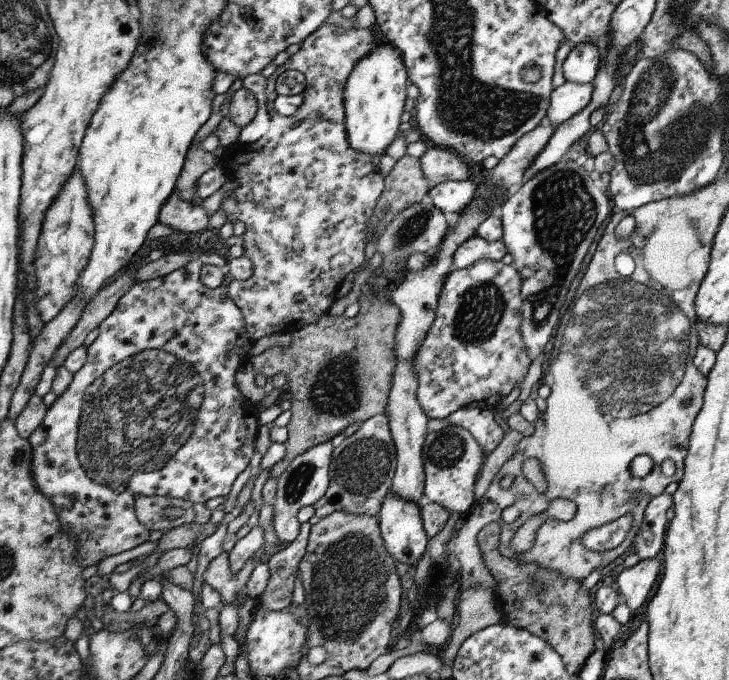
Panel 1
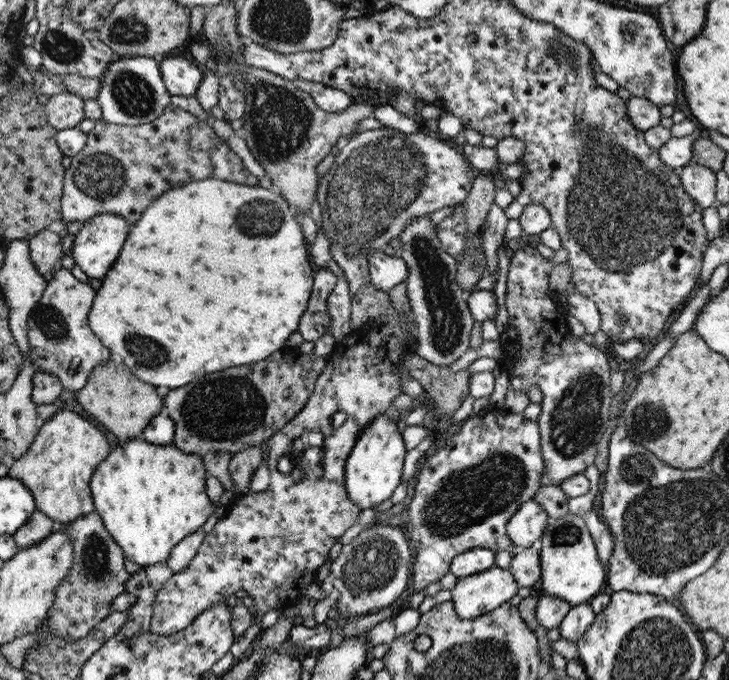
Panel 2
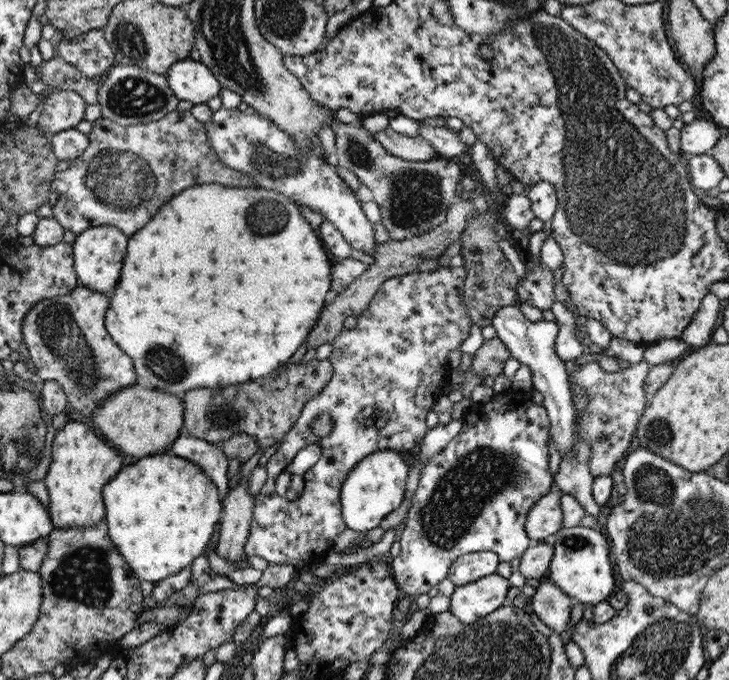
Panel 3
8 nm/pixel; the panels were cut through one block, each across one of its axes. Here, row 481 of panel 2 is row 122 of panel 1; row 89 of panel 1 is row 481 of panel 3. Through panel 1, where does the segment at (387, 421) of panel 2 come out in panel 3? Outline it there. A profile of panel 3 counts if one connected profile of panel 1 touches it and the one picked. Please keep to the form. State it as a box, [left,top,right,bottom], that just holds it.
[341,450,408,533]

